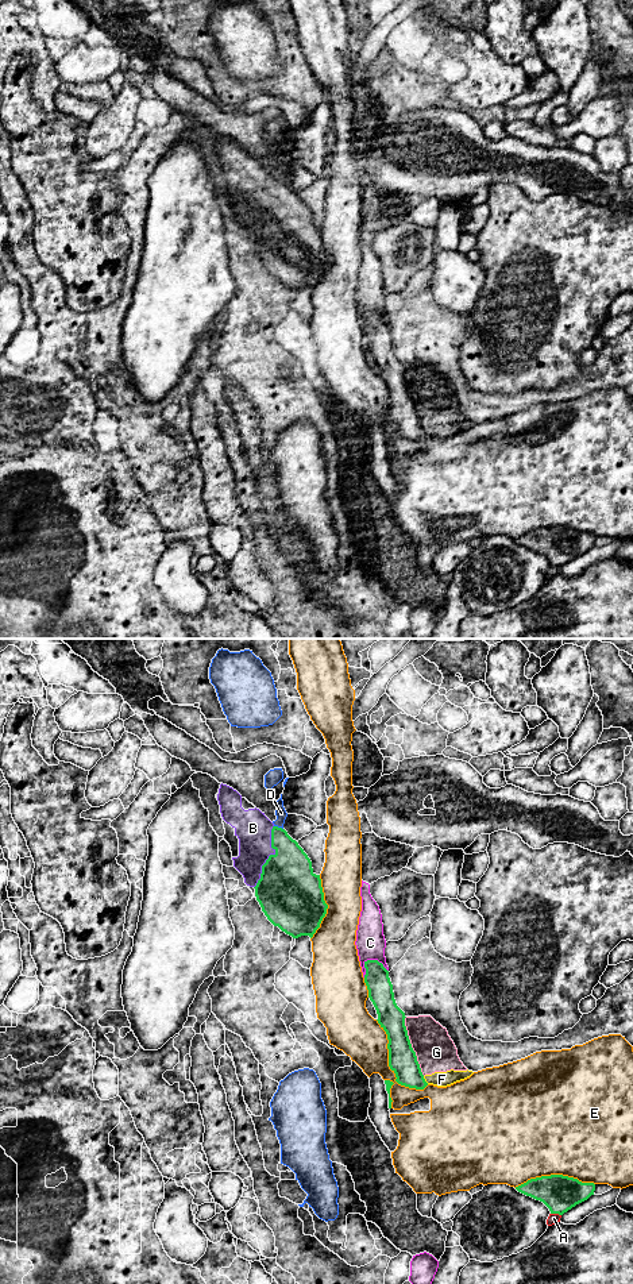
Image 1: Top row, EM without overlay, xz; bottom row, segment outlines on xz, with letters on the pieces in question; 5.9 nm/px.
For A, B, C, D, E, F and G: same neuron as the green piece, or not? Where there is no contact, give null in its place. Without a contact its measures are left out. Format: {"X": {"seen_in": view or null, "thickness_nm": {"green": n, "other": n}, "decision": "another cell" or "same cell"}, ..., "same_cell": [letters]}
{"A": {"seen_in": "xz", "thickness_nm": {"green": 220, "other": 60}, "decision": "another cell"}, "B": {"seen_in": "xz", "thickness_nm": {"green": 380, "other": 220}, "decision": "same cell"}, "C": {"seen_in": "xz", "thickness_nm": {"green": 150, "other": 180}, "decision": "another cell"}, "D": {"seen_in": "xz", "thickness_nm": {"green": 240, "other": 70}, "decision": "another cell"}, "E": {"seen_in": "xz", "thickness_nm": {"green": 170, "other": 280}, "decision": "another cell"}, "F": {"seen_in": "xz", "thickness_nm": {"green": 170, "other": 100}, "decision": "another cell"}, "G": {"seen_in": "xz", "thickness_nm": {"green": 170, "other": 240}, "decision": "another cell"}, "same_cell": ["B"]}

